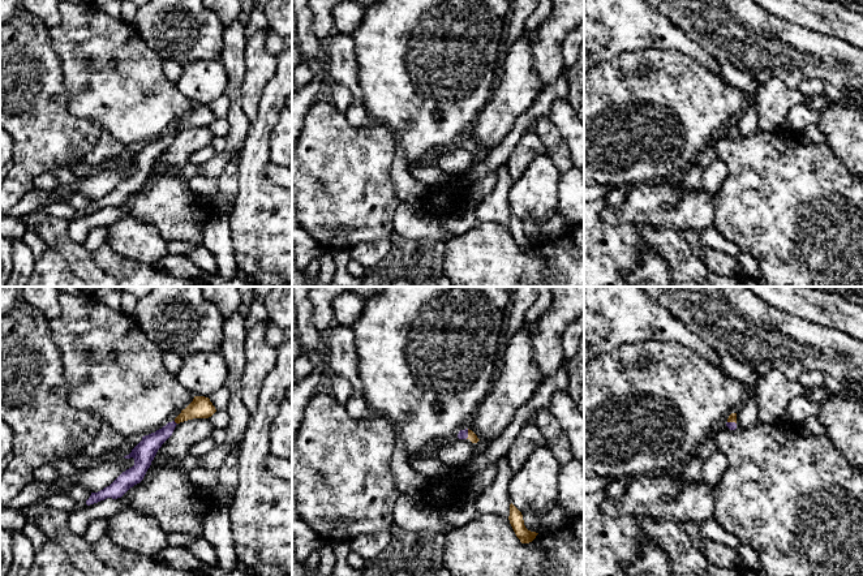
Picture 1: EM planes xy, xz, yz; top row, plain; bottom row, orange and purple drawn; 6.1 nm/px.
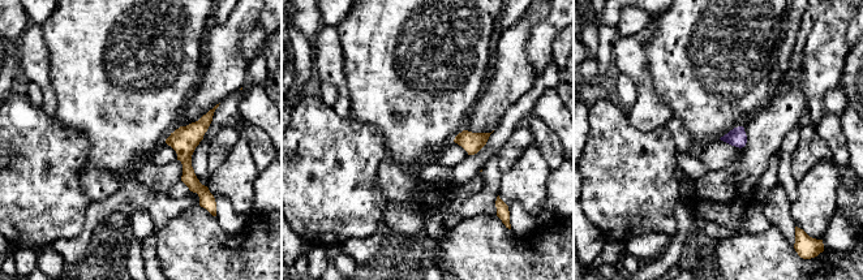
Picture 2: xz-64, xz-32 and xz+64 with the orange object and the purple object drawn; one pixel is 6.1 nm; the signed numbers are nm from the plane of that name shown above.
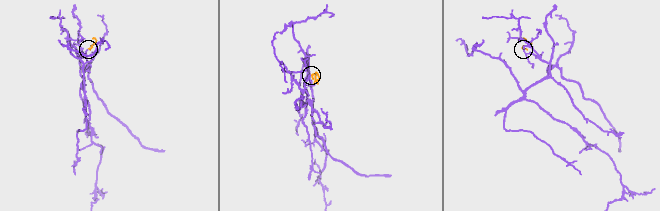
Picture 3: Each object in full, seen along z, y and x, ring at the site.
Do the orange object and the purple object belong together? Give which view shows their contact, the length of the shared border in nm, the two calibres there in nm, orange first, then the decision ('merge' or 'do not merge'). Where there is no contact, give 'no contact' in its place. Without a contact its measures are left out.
contact in xz; length 70 nm; calibres 60 and 60 nm; merge

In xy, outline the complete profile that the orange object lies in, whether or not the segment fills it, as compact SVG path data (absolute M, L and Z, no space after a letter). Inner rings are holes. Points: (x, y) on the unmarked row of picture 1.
M194 104L193 109L181 121L162 137L142 145L142 149L125 167L134 167L134 173L123 180L110 194L98 201L91 201L86 212L94 212L107 206L121 206L130 195L139 192L151 173L158 158L172 143L177 132L193 126L209 126L216 120L209 106Z

